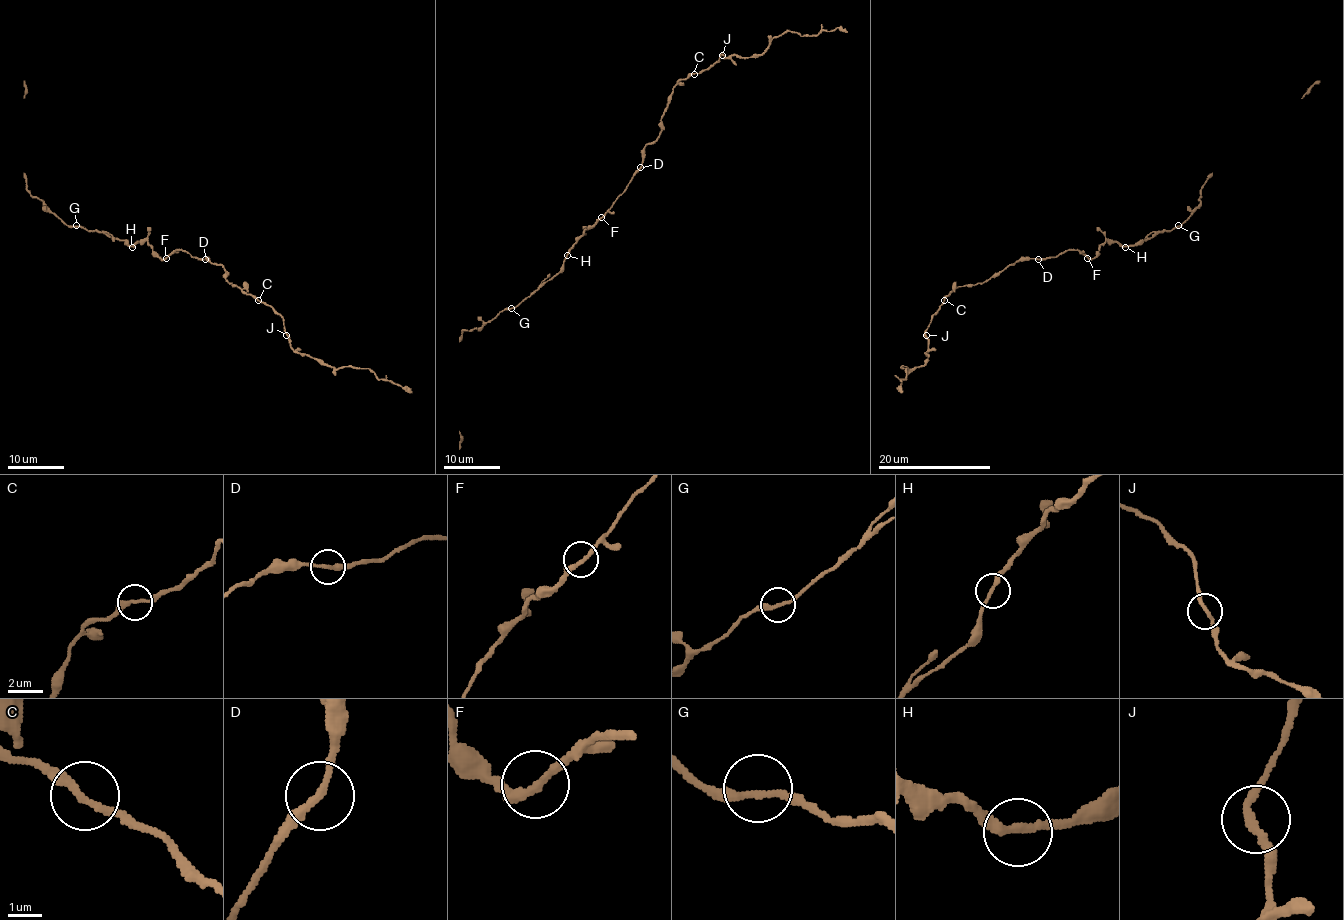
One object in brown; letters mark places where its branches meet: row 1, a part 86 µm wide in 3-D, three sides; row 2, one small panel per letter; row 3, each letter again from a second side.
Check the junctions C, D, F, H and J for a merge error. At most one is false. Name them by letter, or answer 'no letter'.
no letter

